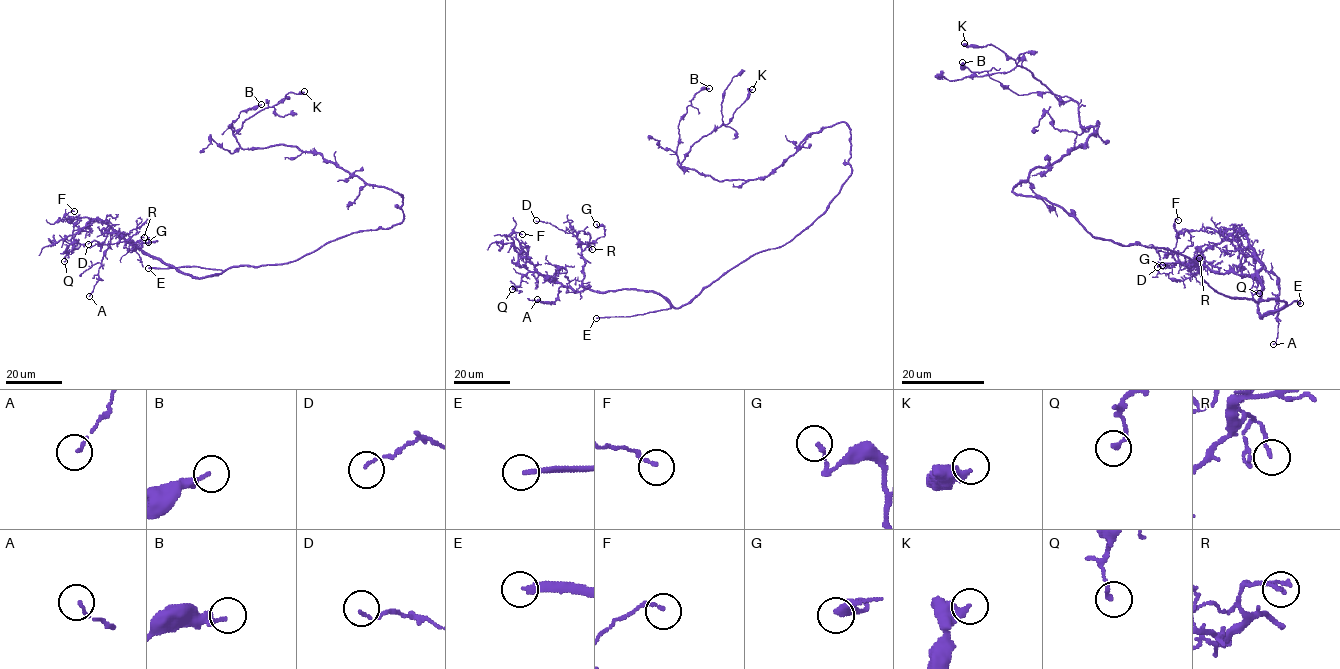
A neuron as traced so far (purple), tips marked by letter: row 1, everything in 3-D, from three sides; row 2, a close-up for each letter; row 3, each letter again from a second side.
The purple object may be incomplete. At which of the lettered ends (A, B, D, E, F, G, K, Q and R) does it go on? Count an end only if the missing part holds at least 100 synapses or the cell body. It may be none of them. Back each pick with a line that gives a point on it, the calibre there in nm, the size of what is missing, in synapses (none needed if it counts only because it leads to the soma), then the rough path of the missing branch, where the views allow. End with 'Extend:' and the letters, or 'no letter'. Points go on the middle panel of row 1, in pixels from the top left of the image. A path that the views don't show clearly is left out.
E: place (596, 318); calibre 220 nm; course (596, 318), (563, 319), (515, 311)
Extend: E

